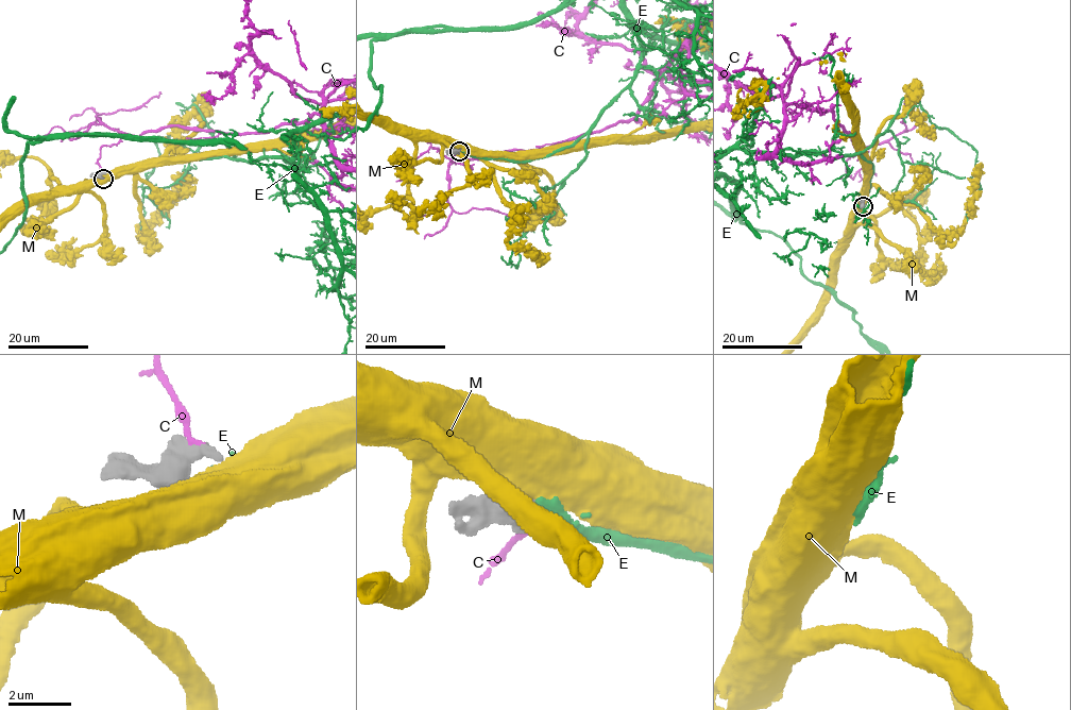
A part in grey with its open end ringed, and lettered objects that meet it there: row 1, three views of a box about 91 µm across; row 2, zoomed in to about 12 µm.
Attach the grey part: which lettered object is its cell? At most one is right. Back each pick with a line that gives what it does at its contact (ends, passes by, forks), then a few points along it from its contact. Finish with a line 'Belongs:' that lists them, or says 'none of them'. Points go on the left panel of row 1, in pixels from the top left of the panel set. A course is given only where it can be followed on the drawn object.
Belongs: none of them

